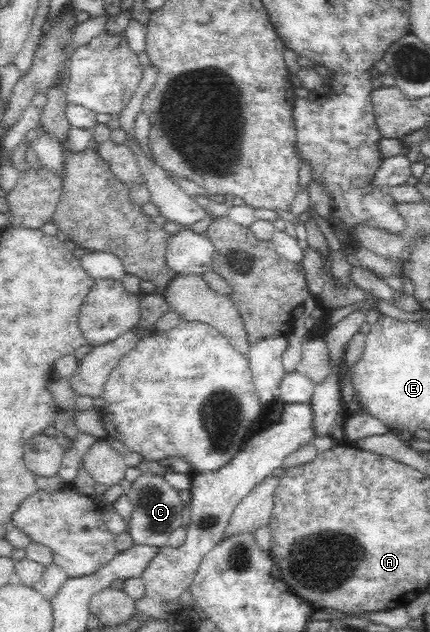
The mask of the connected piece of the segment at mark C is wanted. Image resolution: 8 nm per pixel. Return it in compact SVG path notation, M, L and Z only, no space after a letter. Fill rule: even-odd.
M143 473L134 480L126 494L133 506L130 522L126 526L134 544L166 546L172 531L182 526L182 508L185 503L180 499L178 491L162 475Z

